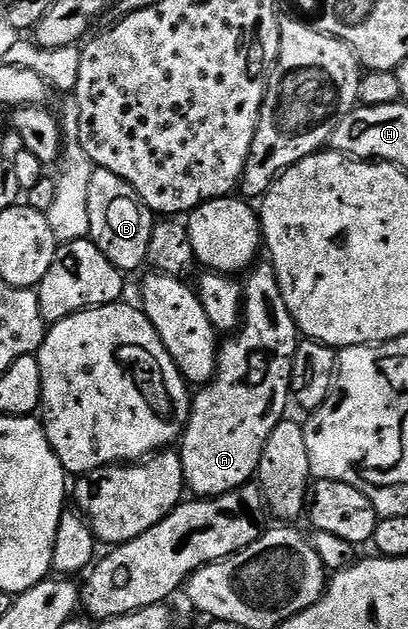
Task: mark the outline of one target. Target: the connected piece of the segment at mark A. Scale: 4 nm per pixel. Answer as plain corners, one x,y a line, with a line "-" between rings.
260,261
247,276
247,282
242,283
241,325
220,345
219,366
215,369
215,377
194,391
191,415
187,427
183,429
181,445
177,450
183,465
186,489
190,493
192,490
192,495
200,498
216,498
225,492
233,492
233,488
248,485
258,475
261,452
269,440
269,432
273,432
273,428
284,421
286,414
283,413
289,407
293,356
301,341
299,328
285,304
285,296
281,296
275,267
270,261

